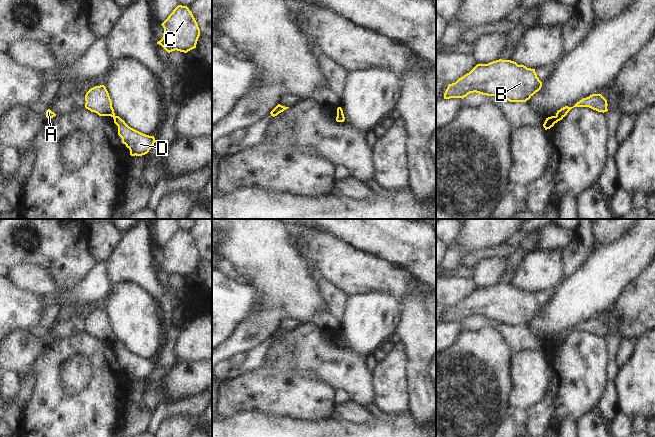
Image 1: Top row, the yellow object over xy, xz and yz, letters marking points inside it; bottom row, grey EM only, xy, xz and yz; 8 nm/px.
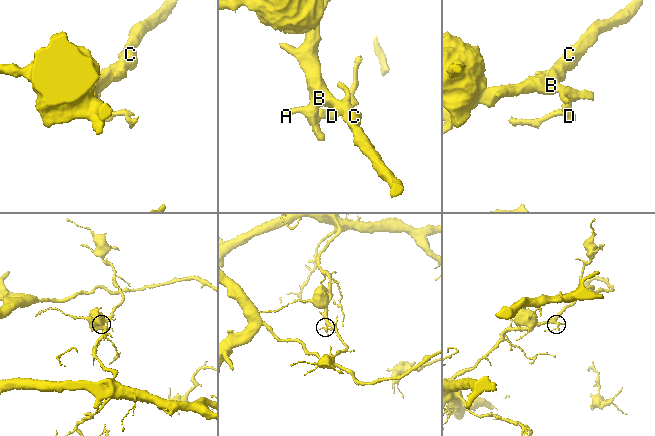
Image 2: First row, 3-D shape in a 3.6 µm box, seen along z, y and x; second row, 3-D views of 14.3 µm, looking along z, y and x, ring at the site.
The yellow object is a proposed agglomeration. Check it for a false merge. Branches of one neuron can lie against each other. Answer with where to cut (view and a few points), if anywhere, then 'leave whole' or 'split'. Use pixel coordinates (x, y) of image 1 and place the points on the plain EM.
cut yz (556, 339), (562, 341); split

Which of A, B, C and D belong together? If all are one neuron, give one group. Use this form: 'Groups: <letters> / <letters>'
Groups: A B C / D

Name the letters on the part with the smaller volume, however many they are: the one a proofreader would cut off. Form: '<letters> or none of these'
D

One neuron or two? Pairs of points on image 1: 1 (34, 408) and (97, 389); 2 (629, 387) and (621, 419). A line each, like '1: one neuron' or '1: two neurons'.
1: one neuron
2: two neurons

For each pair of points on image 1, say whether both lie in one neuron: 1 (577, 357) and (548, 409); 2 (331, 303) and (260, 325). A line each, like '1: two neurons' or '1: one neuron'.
1: one neuron
2: two neurons

